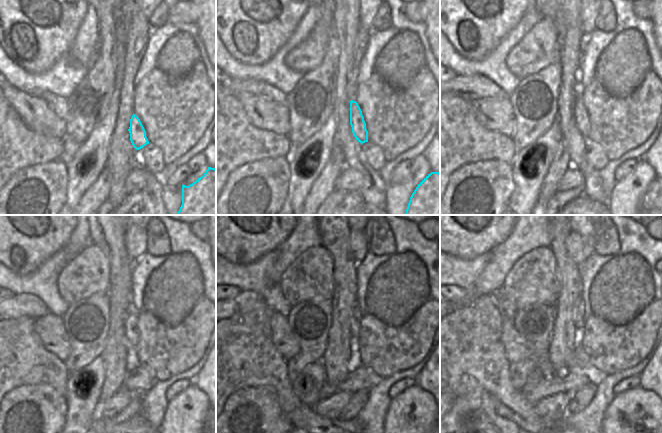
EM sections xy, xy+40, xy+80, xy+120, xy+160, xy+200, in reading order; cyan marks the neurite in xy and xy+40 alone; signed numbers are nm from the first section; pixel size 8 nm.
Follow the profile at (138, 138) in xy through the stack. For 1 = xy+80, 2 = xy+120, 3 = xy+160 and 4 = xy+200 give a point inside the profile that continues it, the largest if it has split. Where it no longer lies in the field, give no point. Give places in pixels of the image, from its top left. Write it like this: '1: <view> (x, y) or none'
1: xy+80 (581, 119)
2: xy+120 (131, 329)
3: xy+160 (355, 313)
4: xy+200 (578, 315)

